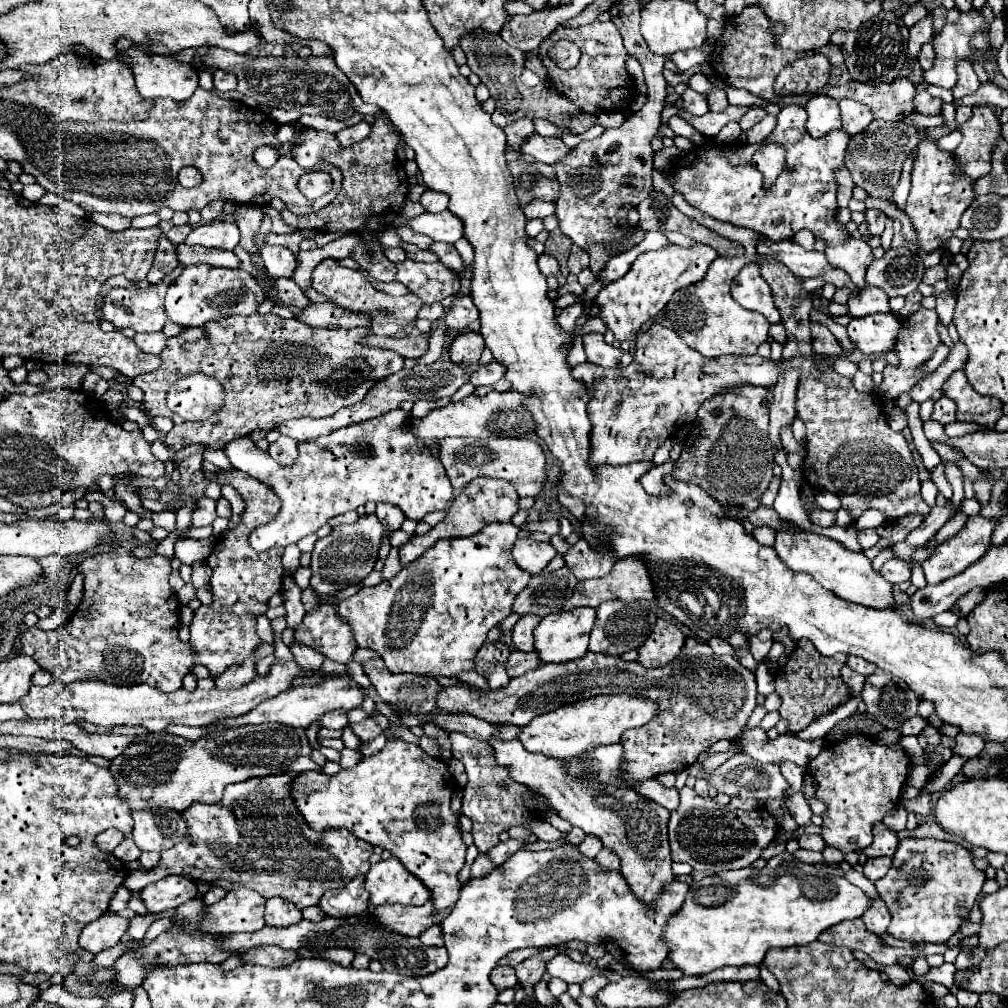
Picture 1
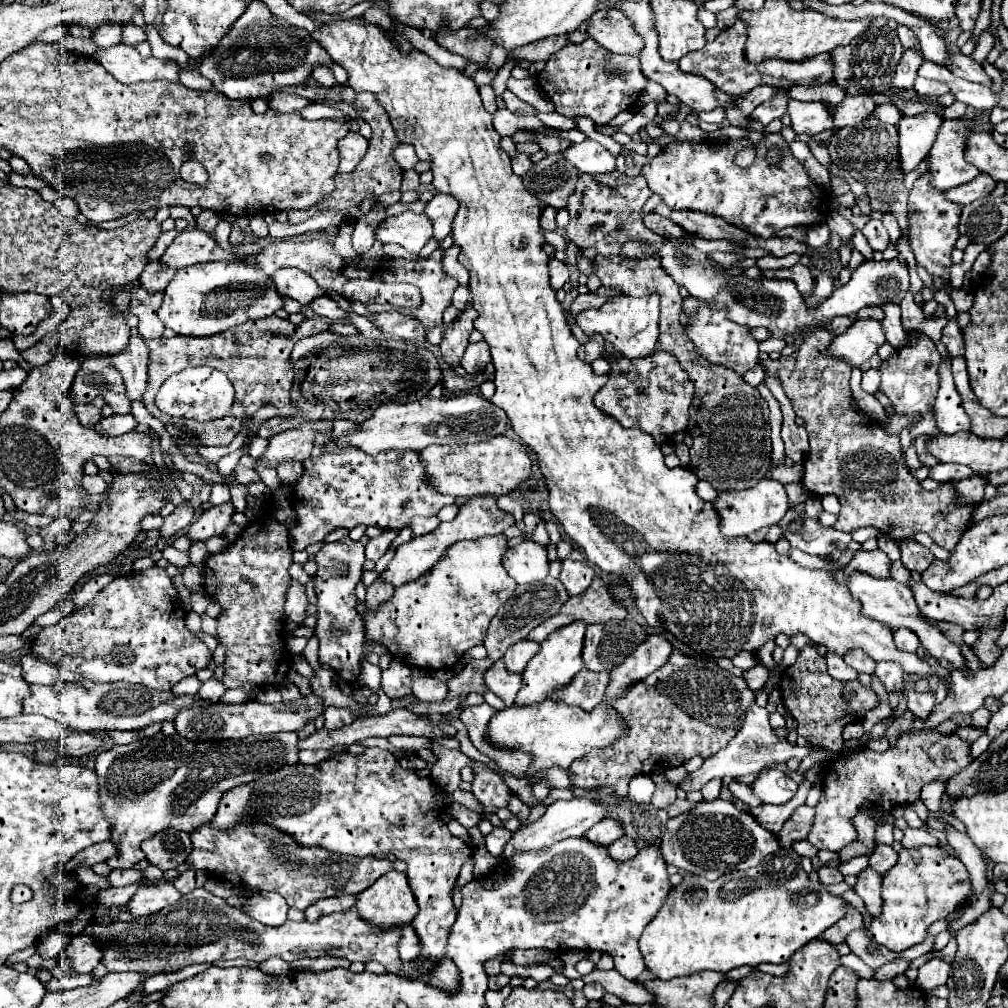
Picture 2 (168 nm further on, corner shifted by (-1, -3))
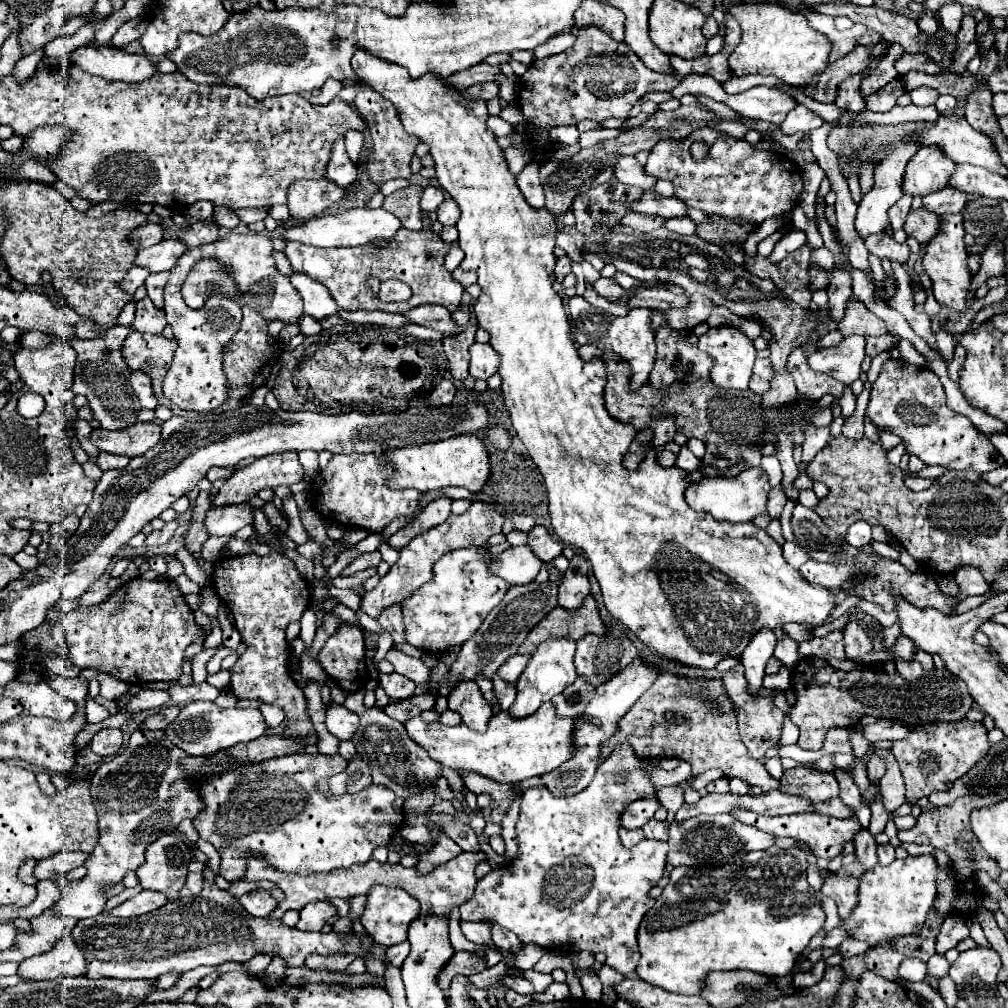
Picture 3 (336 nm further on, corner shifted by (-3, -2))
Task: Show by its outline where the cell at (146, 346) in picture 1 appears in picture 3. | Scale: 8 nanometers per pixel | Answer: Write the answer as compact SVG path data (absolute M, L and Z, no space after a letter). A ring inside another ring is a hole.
M136 371L136 373L132 373L130 383L132 383L132 389L134 389L134 393L138 395L142 407L144 407L144 409L156 409L158 399L154 397L150 377L148 377L146 373L142 373L142 371Z

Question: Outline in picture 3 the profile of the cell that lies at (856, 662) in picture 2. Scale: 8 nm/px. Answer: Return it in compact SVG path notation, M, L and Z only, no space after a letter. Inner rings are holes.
M848 621L848 625L844 627L844 651L850 659L872 651L872 641L858 621Z

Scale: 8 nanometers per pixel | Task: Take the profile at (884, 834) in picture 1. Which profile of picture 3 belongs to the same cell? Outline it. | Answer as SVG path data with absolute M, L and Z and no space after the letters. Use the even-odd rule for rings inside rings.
M732 809L730 815L744 823L744 825L756 825L758 829L766 831L766 833L772 833L772 835L780 835L780 837L792 837L792 839L798 839L798 841L804 841L812 853L818 857L818 859L834 859L842 853L842 847L846 841L854 839L854 835L860 831L860 823L856 817L848 817L848 819L836 819L836 817L826 817L826 815L820 815L820 813L800 813L800 815L778 815L778 817L770 817L770 815L758 815L758 813L752 813L748 809Z

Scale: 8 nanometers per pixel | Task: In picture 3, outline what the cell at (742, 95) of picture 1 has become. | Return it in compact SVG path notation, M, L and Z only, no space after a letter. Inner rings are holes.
M798 105L796 109L792 109L790 113L788 113L788 117L780 123L780 131L784 133L784 135L794 135L796 131L812 131L812 129L816 129L816 127L820 127L824 121L816 115L816 113L812 113L810 109L806 109L804 105Z

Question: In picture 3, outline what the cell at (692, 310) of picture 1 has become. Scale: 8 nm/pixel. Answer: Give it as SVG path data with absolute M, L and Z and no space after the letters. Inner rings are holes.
M734 327L710 329L700 337L698 345L714 361L710 373L714 385L738 391L748 389L756 349L754 343L742 331Z

